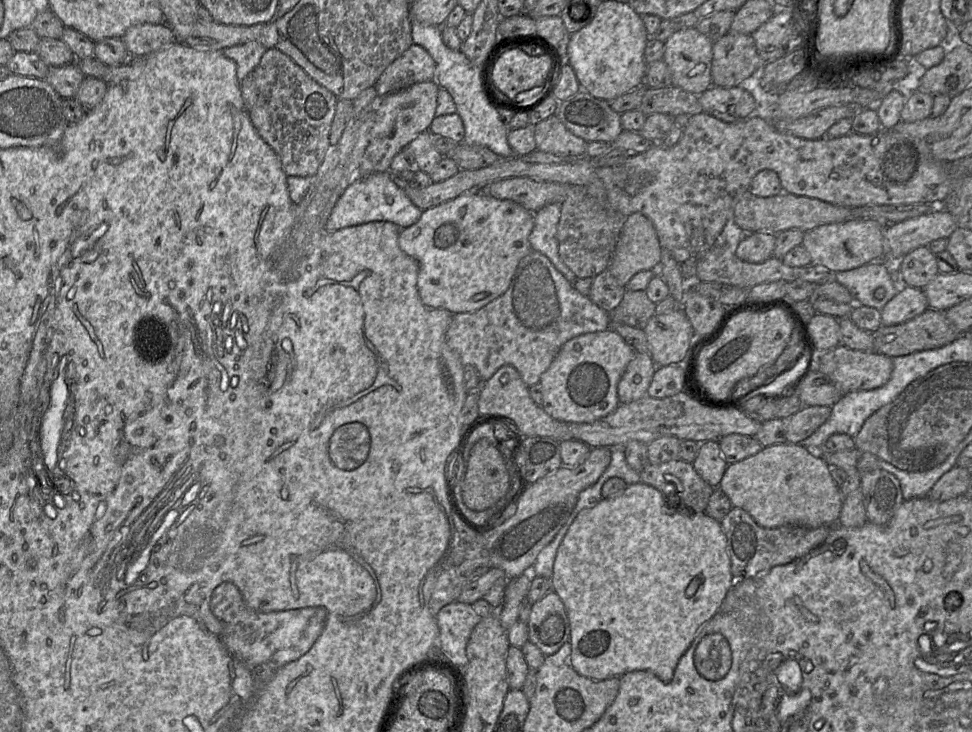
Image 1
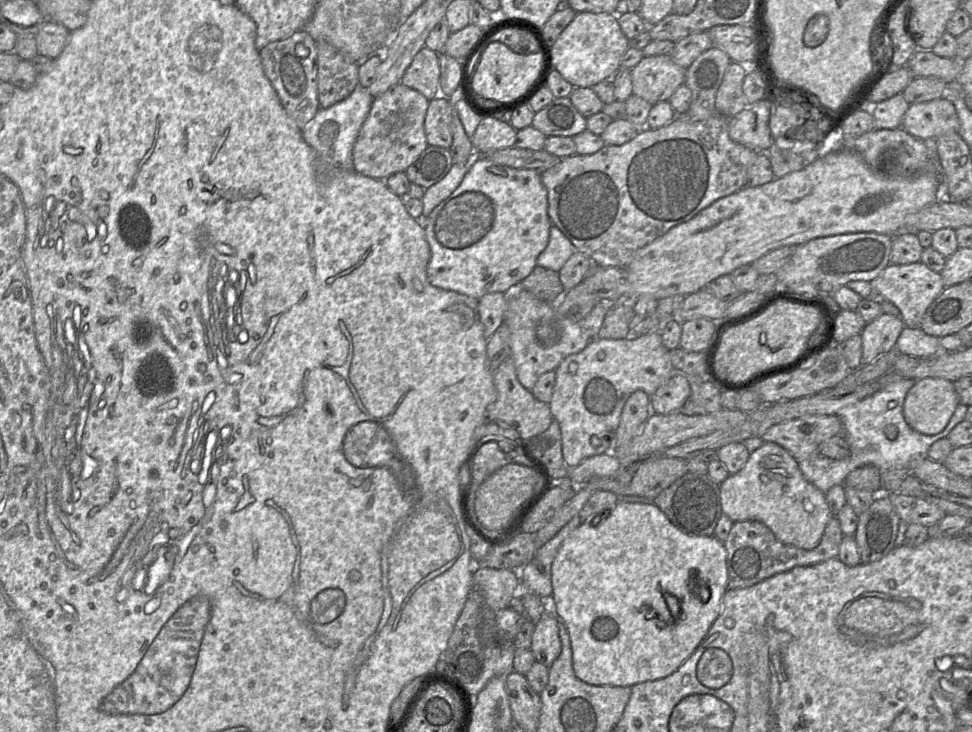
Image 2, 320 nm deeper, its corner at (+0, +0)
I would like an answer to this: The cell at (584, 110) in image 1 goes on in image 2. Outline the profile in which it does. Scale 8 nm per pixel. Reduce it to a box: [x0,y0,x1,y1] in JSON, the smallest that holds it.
[532,97,587,137]

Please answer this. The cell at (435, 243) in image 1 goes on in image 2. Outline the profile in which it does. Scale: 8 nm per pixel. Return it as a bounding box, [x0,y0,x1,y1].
[423,156,552,300]

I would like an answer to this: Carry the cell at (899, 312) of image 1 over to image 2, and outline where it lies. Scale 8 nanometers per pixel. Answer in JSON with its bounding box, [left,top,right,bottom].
[860,313,905,365]

